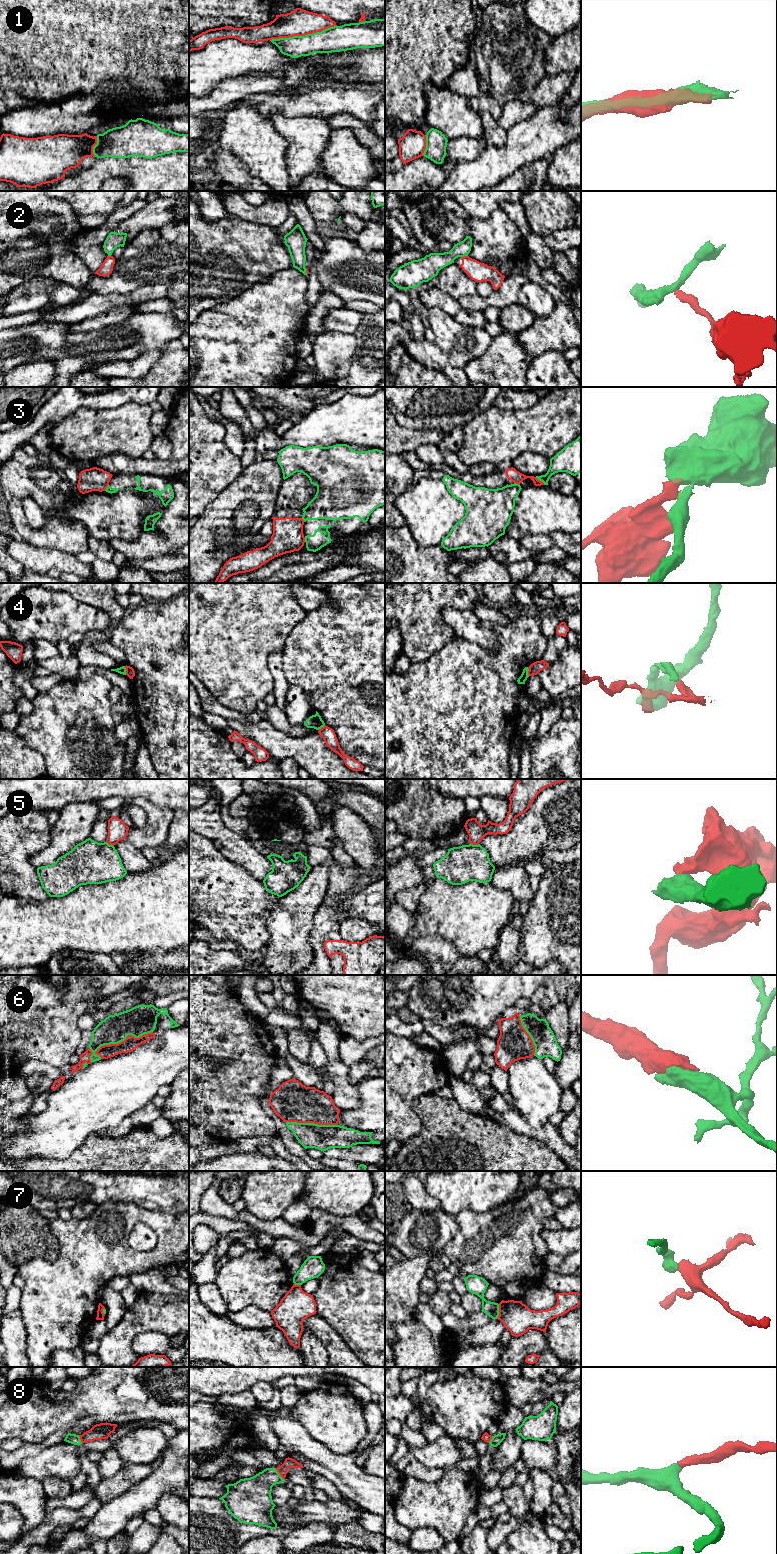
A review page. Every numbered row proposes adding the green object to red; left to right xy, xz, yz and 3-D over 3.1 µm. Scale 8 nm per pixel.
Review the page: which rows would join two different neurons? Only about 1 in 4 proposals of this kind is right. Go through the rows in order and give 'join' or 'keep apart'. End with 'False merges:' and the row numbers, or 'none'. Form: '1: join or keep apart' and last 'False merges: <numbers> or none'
1: keep apart
2: keep apart
3: keep apart
4: keep apart
5: keep apart
6: join
7: keep apart
8: join
False merges: 1, 2, 3, 4, 5, 7

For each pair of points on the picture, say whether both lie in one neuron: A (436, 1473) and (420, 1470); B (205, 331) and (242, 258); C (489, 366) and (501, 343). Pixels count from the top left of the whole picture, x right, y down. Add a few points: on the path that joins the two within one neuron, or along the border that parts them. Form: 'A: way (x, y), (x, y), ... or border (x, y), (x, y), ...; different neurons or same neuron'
A: way (432, 1473), (424, 1473); same neuron
B: border (240, 293), (205, 309), (199, 315); different neurons
C: way (495, 360), (501, 353), (501, 349); same neuron

